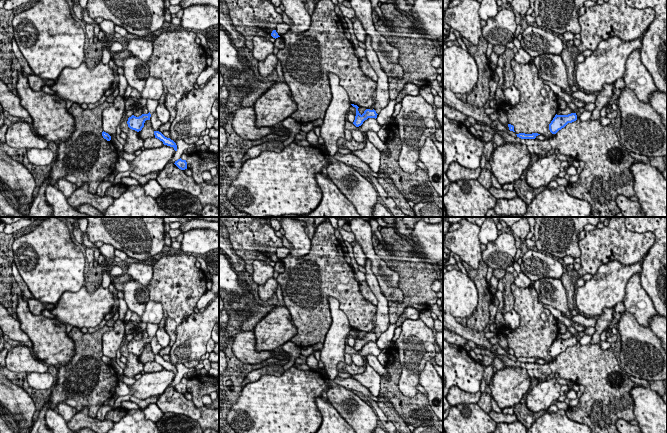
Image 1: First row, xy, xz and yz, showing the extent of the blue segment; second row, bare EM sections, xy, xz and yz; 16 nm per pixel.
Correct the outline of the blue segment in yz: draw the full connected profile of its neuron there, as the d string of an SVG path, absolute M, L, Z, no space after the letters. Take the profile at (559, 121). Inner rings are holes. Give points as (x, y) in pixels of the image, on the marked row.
M576 113L568 115L555 115L551 123L549 124L549 130L552 134L556 134L559 130L564 128L568 123L572 123L577 120Z

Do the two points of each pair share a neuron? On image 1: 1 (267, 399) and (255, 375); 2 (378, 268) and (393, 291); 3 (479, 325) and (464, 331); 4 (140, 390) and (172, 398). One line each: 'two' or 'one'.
1: two
2: one
3: two
4: two

